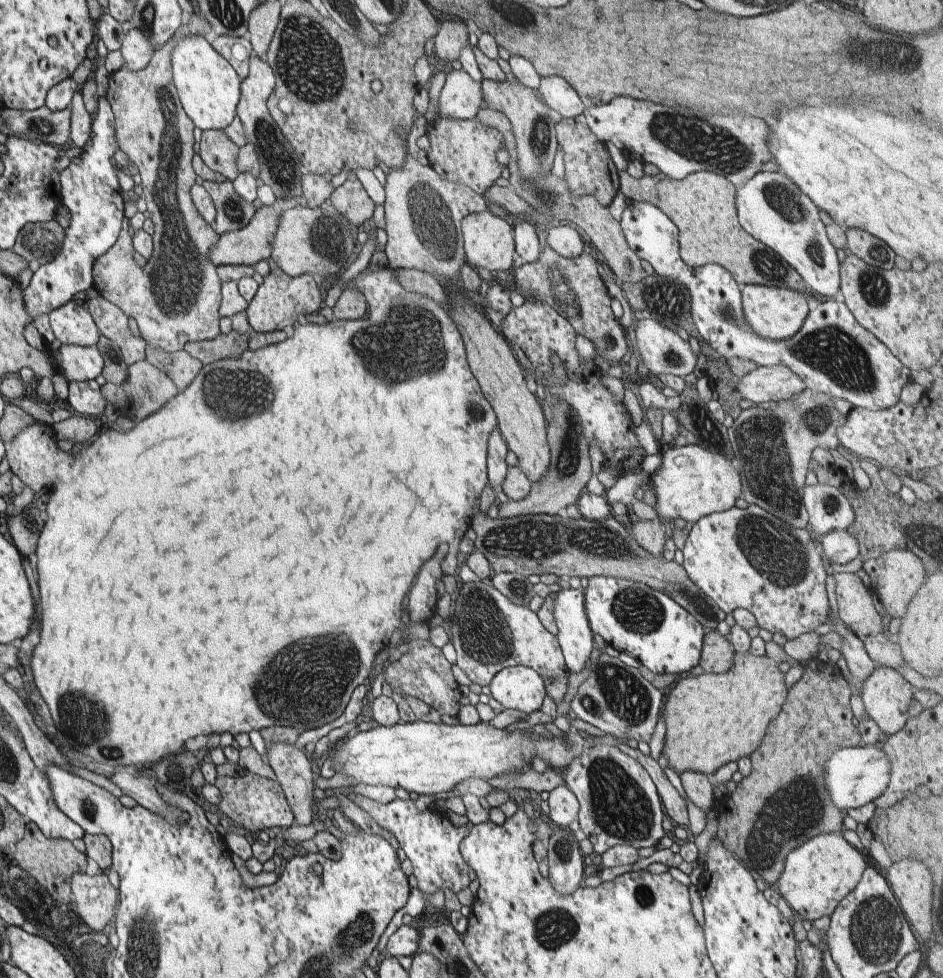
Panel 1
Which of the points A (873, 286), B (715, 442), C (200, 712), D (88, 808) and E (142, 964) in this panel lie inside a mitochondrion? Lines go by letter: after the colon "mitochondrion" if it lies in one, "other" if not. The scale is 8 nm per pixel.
A: mitochondrion
B: mitochondrion
C: other
D: mitochondrion
E: mitochondrion

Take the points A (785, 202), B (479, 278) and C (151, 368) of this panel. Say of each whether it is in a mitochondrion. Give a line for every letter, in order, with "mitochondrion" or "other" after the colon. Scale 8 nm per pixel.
A: mitochondrion
B: other
C: other

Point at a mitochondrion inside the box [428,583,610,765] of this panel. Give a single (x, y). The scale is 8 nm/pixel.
(482, 638)

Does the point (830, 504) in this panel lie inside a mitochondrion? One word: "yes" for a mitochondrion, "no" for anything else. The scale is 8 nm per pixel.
yes

